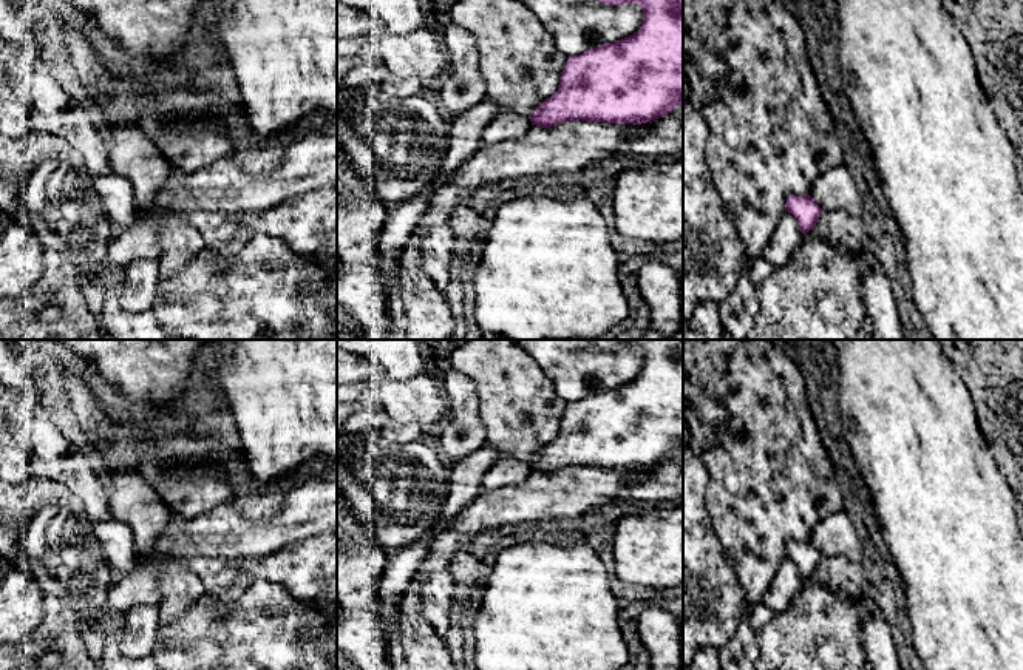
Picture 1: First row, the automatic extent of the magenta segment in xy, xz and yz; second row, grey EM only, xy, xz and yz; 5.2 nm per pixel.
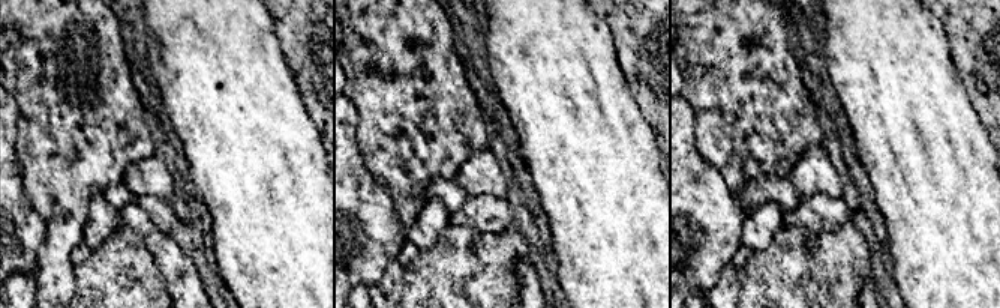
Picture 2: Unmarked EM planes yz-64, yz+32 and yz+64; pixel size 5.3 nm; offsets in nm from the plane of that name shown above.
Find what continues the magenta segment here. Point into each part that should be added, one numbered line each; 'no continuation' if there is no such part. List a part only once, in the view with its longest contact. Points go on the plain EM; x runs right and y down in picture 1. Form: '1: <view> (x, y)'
no continuation

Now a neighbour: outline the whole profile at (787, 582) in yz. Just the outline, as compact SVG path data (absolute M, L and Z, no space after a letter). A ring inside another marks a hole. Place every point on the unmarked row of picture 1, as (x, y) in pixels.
M783 557L773 582L763 594L762 604L770 607L773 611L783 611L791 601L805 587L805 580L800 577L796 563Z

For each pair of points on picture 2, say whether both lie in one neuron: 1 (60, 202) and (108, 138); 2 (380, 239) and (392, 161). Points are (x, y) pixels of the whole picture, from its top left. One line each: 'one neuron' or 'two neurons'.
1: one neuron
2: two neurons

